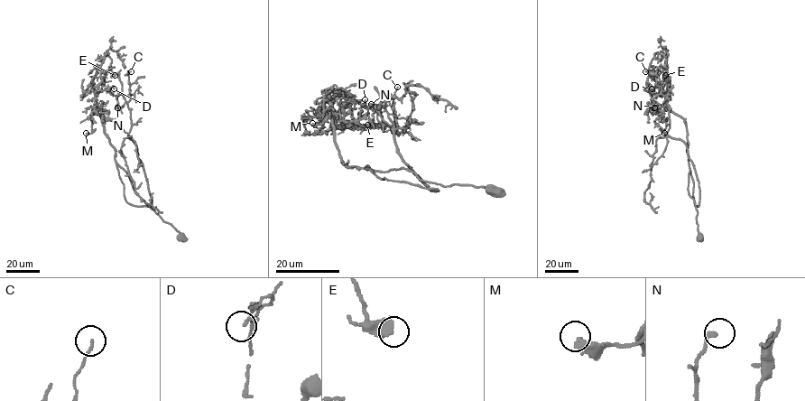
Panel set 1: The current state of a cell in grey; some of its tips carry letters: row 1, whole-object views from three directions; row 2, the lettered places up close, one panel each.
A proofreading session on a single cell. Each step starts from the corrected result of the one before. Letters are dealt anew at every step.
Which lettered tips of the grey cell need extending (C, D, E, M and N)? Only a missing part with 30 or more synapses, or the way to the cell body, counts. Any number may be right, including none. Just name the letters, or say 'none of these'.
none of these

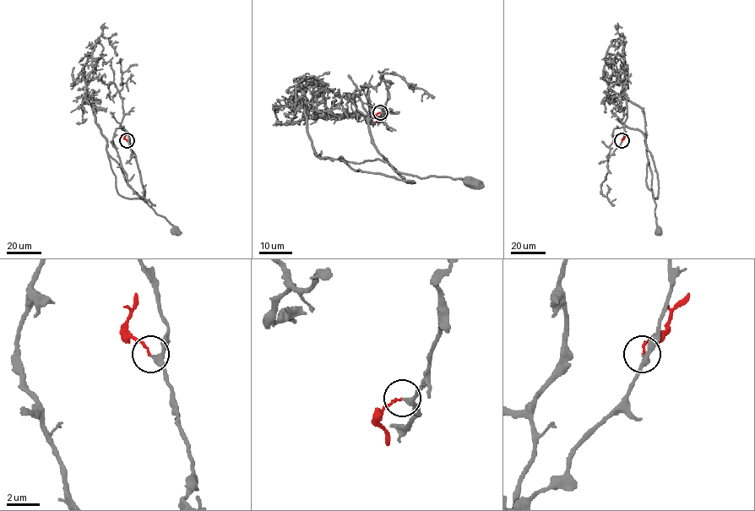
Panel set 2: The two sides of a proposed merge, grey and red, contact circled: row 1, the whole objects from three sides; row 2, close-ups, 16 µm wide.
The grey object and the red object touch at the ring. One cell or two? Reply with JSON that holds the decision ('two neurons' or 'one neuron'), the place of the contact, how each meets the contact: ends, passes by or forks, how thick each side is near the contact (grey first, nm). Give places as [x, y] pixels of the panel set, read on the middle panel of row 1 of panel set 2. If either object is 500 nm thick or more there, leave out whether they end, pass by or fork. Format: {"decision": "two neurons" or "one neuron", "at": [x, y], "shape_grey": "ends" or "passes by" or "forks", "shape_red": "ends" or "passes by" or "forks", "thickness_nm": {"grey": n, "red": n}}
{"decision": "two neurons", "at": [380, 112], "shape_grey": "passes by", "shape_red": "ends", "thickness_nm": {"grey": 280, "red": 130}}

